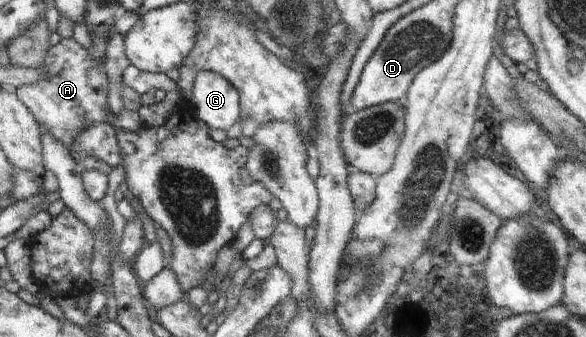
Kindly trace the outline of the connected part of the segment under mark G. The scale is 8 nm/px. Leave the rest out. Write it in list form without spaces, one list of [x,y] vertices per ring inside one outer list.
[[[199,72],[189,93],[194,114],[212,129],[227,131],[241,117],[238,90],[218,72]]]

